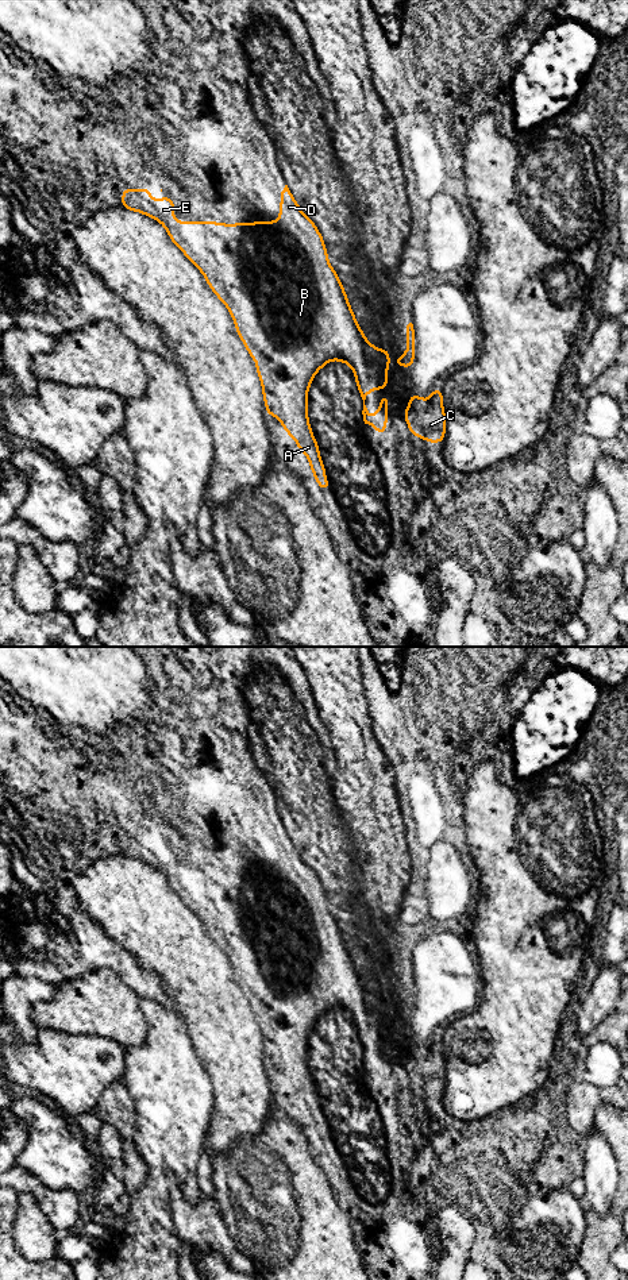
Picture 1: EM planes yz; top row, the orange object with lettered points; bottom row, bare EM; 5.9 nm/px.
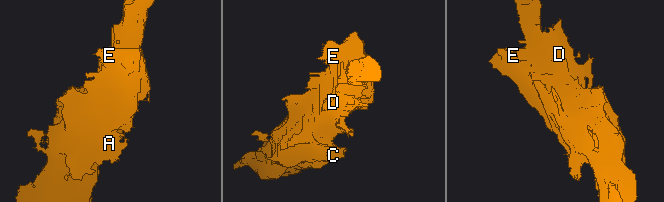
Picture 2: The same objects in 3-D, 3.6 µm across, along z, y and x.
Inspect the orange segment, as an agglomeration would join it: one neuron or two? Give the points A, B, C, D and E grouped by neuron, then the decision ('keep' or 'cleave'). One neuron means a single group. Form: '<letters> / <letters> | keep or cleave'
A B C D E | keep

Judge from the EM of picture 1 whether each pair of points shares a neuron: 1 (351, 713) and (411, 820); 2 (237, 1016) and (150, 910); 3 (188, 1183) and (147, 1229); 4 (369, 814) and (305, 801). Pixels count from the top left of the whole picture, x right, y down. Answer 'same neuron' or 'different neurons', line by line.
1: different neurons
2: same neuron
3: same neuron
4: different neurons

